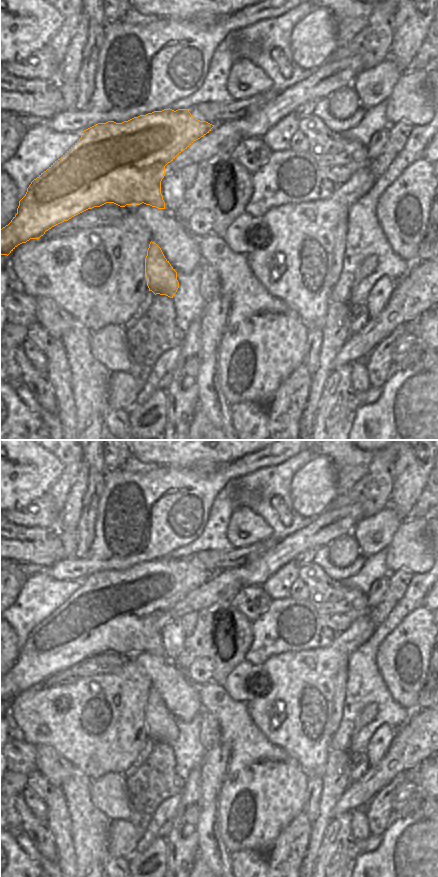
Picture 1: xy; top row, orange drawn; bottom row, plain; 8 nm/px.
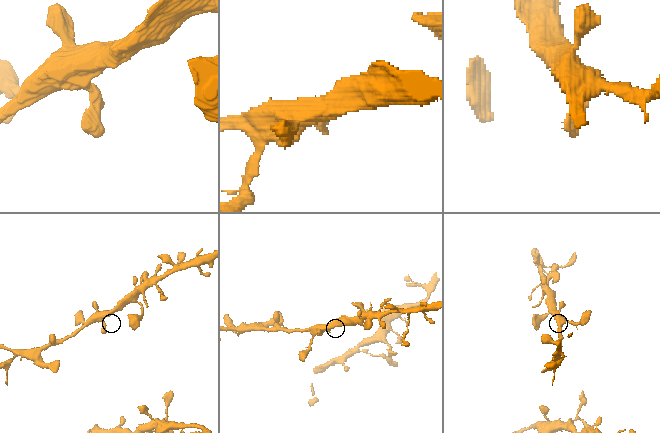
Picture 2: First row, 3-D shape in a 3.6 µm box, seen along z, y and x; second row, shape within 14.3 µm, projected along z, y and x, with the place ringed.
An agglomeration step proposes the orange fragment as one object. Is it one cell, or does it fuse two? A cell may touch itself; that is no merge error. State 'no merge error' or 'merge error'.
no merge error

